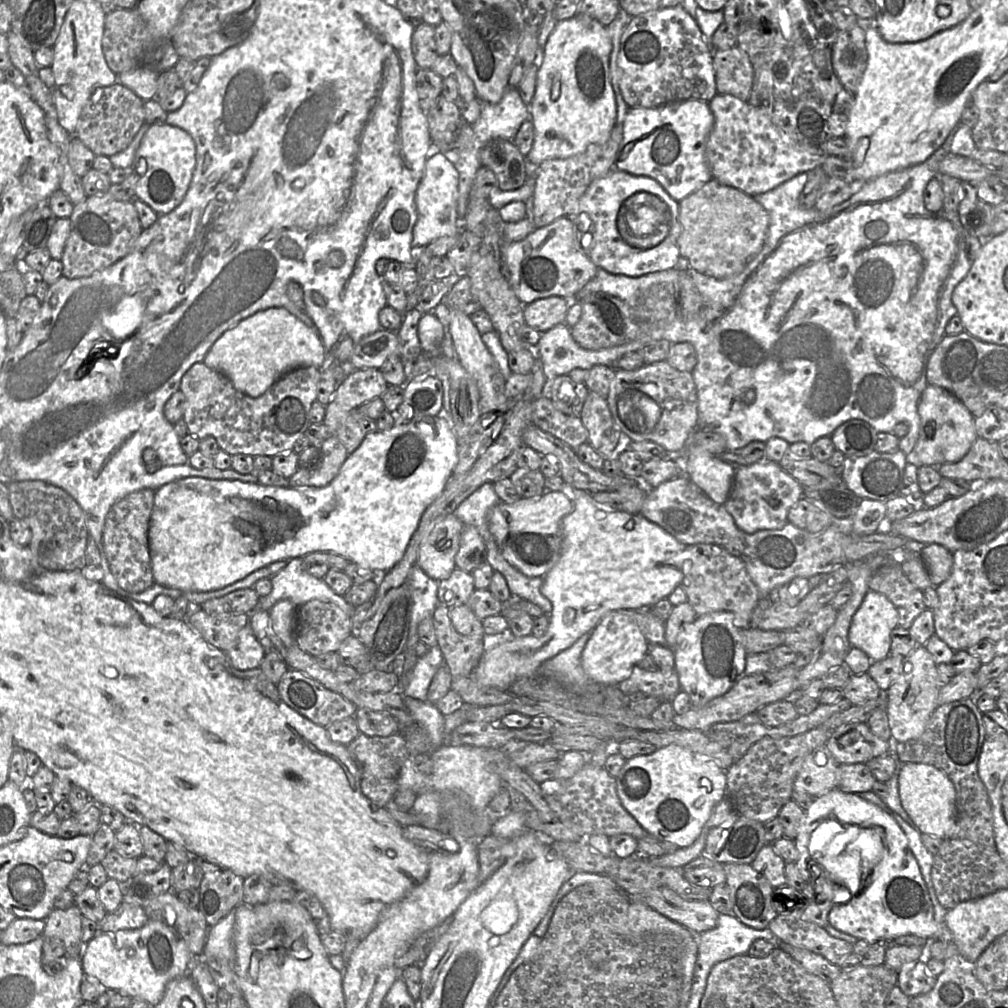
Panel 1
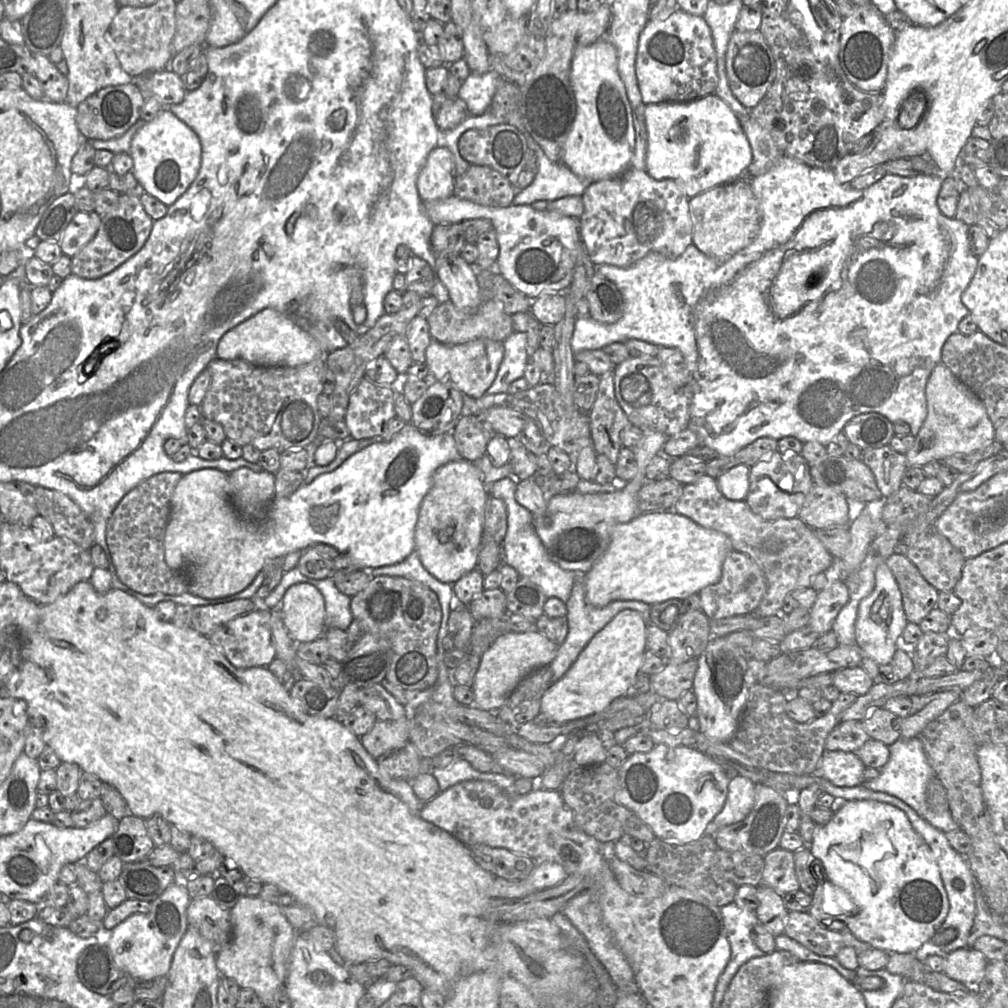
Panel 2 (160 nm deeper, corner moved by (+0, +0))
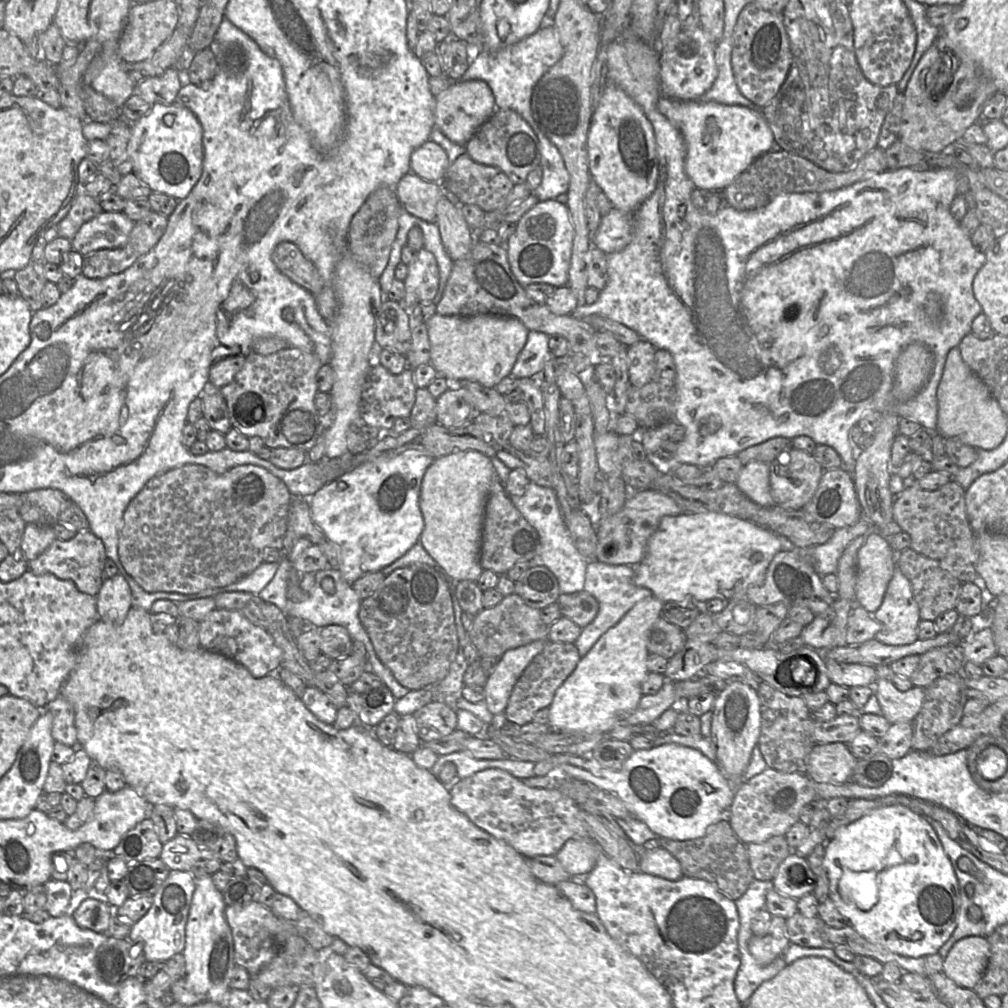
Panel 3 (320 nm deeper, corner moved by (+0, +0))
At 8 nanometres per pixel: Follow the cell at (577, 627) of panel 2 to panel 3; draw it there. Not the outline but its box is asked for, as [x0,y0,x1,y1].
[574,561,652,657]

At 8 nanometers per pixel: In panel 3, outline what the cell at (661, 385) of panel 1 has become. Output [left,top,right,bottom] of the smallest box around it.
[627,339,656,387]

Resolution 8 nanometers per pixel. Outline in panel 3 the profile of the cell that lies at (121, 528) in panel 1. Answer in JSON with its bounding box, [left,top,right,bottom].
[118,464,292,594]

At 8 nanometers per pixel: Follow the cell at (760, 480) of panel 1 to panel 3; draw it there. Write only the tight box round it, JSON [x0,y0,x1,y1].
[769,448,824,510]

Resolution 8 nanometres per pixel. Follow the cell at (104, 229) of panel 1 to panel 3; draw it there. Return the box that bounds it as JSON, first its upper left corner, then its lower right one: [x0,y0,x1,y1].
[82,211,167,279]

